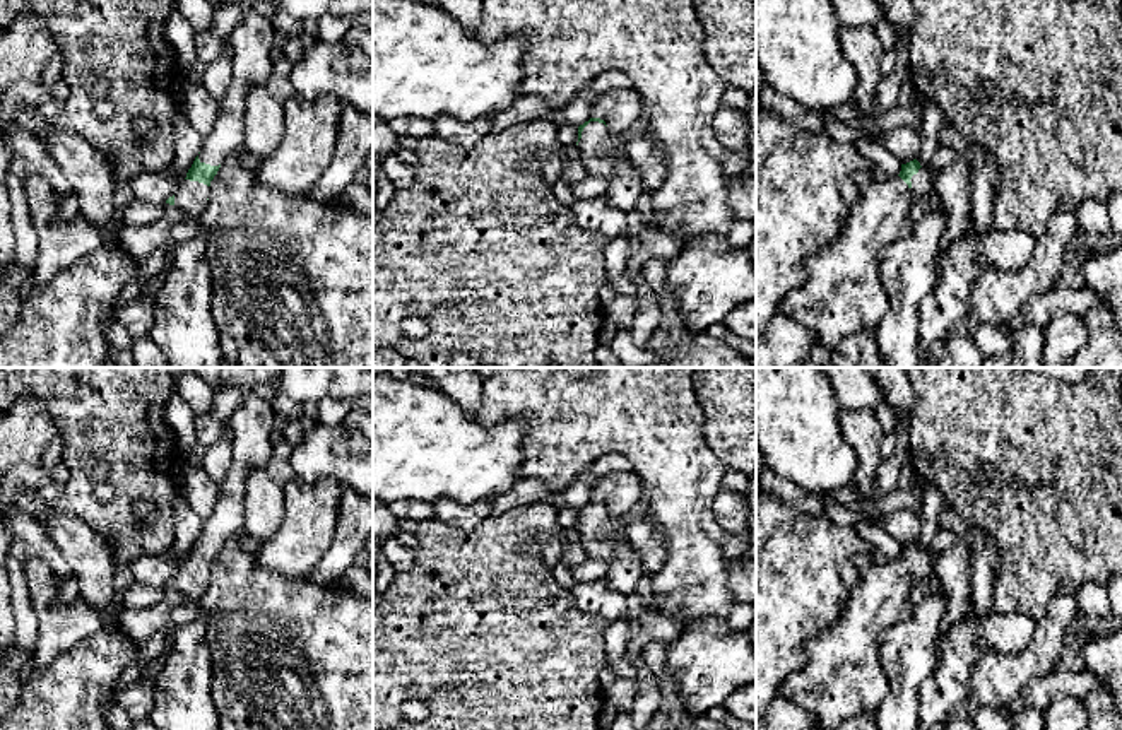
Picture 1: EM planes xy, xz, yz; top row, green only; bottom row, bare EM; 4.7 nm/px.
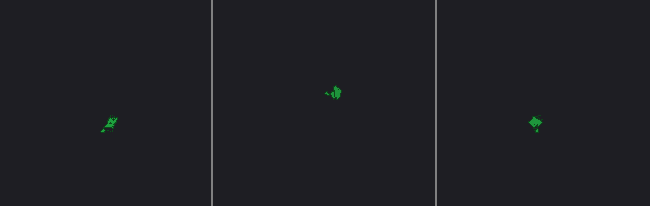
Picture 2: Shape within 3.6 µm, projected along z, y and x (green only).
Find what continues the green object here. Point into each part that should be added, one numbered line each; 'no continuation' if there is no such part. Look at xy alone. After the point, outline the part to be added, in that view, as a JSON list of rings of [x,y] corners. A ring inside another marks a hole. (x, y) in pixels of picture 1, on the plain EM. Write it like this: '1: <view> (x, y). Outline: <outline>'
1: xy (252, 424). Outline: [[[255,386],[238,388],[243,400],[226,421],[233,433],[233,463],[212,516],[204,521],[200,545],[219,549],[245,527],[245,477],[250,470],[265,470],[272,456],[275,412],[272,400],[260,397]]]
2: xy (190, 580). Outline: [[[185,562],[180,568],[174,576],[174,588],[183,595],[183,600],[171,612],[173,626],[197,619],[209,578],[210,571],[204,566]]]

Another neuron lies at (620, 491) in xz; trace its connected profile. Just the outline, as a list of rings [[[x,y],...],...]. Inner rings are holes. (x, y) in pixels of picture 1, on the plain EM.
[[[612,472],[592,487],[590,501],[605,504],[612,518],[629,513],[641,499],[641,482],[635,472]]]

